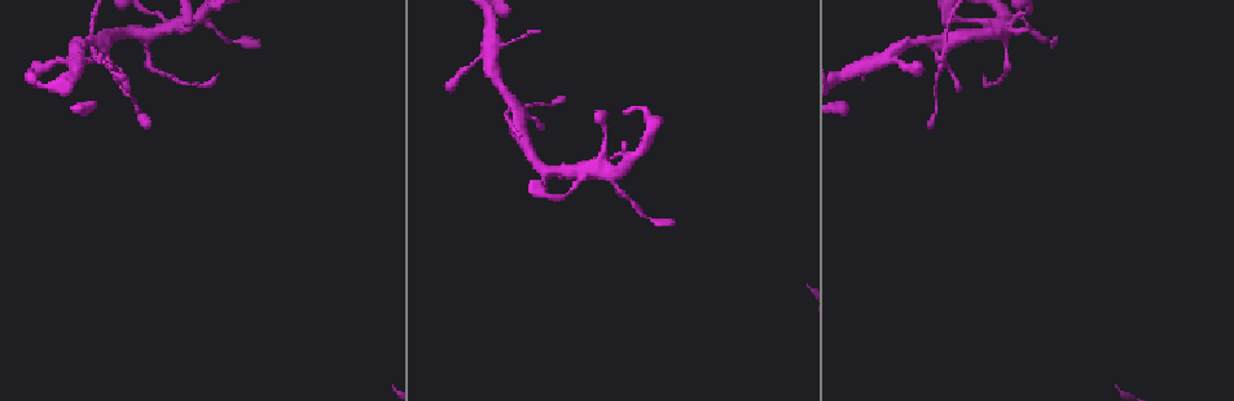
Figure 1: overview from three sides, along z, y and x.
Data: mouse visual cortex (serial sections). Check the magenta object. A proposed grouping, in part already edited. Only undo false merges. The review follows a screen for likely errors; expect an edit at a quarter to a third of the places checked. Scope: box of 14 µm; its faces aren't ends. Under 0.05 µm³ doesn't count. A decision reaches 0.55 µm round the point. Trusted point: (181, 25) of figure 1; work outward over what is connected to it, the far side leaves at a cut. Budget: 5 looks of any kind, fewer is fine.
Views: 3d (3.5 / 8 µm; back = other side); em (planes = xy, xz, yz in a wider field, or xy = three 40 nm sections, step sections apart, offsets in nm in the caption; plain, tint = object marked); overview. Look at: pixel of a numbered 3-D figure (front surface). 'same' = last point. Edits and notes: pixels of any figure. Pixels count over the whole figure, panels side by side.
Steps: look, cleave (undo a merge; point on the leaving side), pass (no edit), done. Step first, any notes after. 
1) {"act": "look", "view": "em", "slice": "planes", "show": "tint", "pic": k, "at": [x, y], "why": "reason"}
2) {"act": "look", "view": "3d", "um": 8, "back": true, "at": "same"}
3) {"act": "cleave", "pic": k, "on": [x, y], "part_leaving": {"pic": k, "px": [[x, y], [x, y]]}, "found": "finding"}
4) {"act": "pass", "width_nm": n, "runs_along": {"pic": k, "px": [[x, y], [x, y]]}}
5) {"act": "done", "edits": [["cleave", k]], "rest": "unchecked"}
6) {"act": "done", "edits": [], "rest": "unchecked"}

{"act": "look", "view": "3d", "um": 3.5, "pic": 1, "at": [1022, 20], "why": "thick turns thin"}

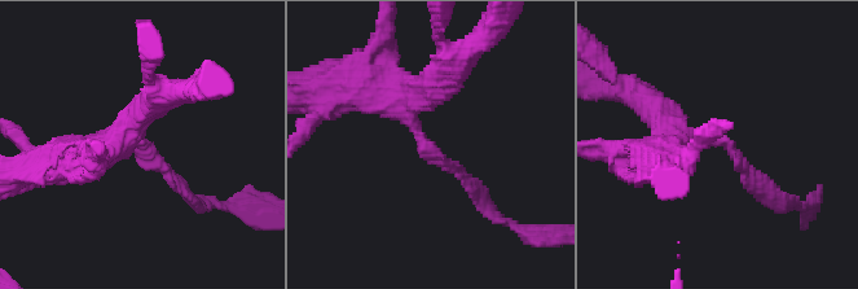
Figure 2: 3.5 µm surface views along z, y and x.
{"act": "look", "view": "em", "slice": "xy", "step": 1, "show": "tint", "pic": 2, "at": [715, 144]}

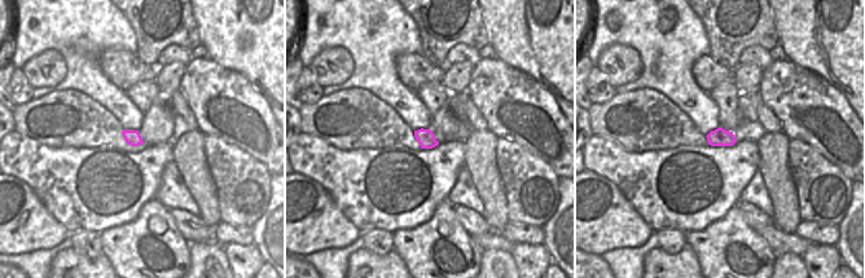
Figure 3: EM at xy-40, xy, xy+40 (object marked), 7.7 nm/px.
{"act": "pass", "width_nm": 140, "runs_along": {"pic": 2, "px": [[361, 77], [405, 96], [428, 149], [476, 189]]}, "found": "continuous, no second cell"}

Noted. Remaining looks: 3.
{"act": "look", "view": "3d", "um": 3.5, "pic": 1, "at": [1003, 37], "why": "arms part here"}

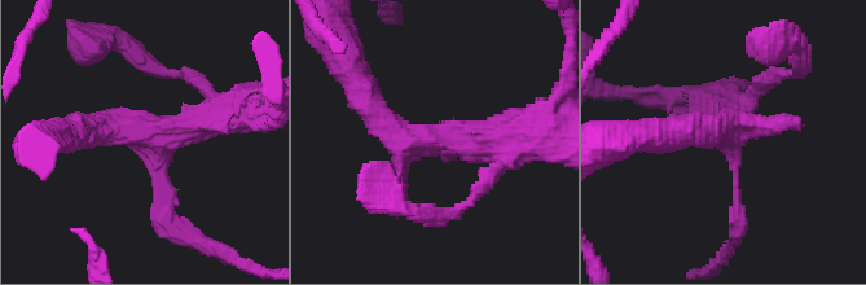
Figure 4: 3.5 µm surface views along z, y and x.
{"act": "look", "view": "em", "slice": "xy", "step": 2, "show": "plain", "pic": 4, "at": [168, 132]}

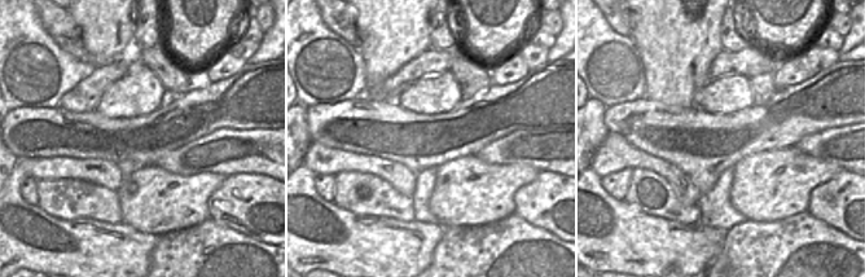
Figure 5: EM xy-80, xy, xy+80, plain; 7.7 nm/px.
{"act": "look", "view": "em", "slice": "xy", "step": 2, "show": "tint", "at": "same"}

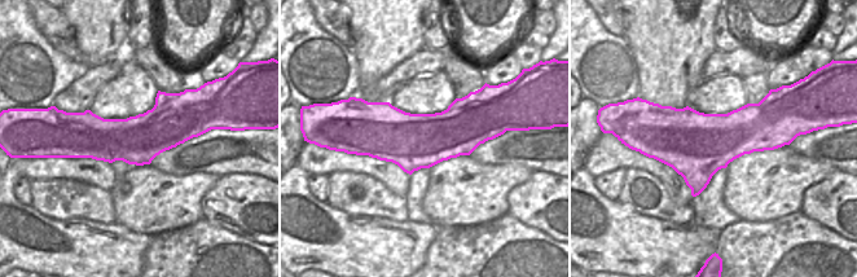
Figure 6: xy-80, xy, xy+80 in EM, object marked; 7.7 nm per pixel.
{"act": "pass", "width_nm": 440, "runs_along": {"pic": 4, "px": [[246, 109], [175, 132], [88, 128]]}, "found": "one cell here"}

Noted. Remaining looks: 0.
{"act": "done", "edits": [], "rest": "unchecked"}

